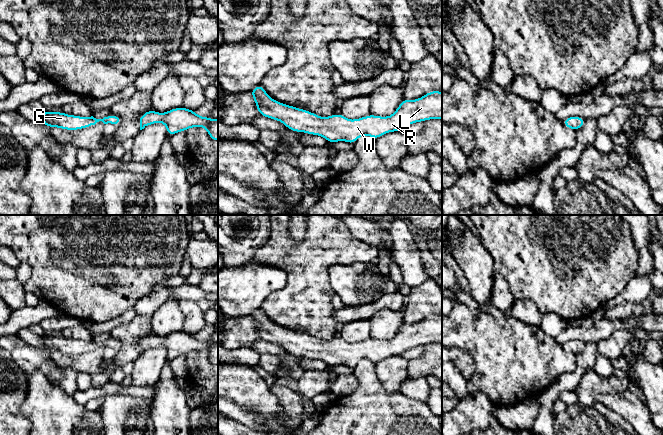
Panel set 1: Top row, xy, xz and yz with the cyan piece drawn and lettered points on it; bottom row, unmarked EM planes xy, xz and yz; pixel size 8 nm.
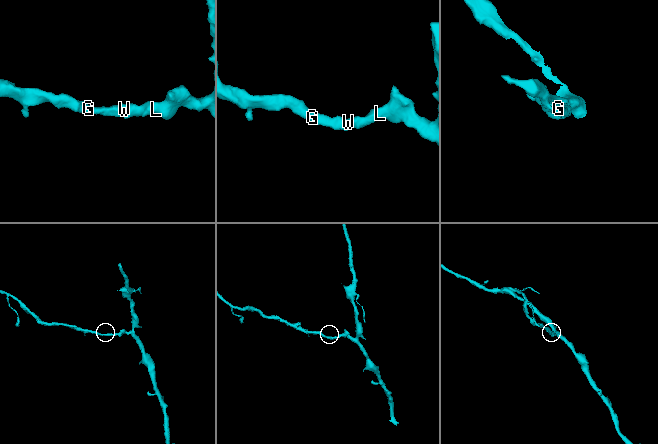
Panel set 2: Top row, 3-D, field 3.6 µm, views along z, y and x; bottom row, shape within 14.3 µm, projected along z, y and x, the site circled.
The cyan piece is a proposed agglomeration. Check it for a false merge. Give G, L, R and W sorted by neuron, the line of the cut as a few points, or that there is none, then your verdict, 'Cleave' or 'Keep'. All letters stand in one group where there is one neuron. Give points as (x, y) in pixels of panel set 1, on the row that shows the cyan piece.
Groups: G L R W. No split. Keep

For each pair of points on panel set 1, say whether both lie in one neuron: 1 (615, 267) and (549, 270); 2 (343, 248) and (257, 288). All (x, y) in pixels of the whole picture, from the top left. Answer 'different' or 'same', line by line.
1: same
2: different

